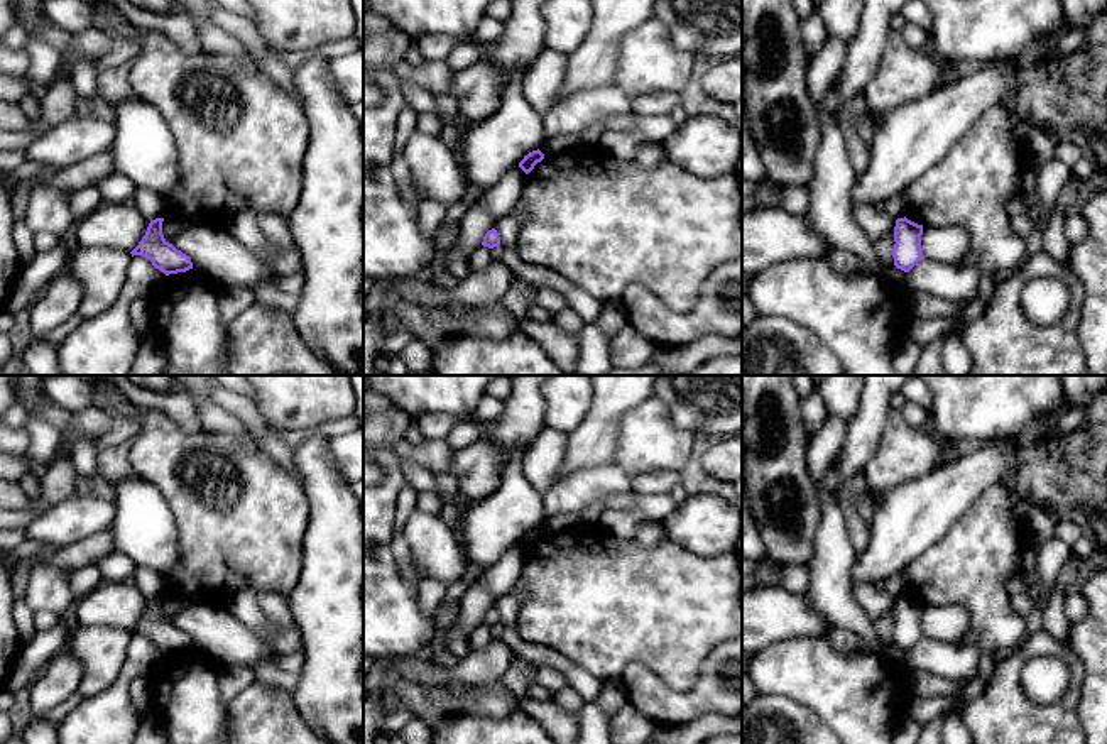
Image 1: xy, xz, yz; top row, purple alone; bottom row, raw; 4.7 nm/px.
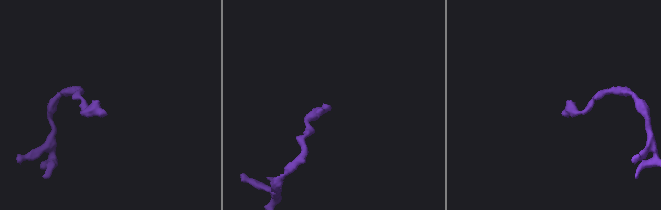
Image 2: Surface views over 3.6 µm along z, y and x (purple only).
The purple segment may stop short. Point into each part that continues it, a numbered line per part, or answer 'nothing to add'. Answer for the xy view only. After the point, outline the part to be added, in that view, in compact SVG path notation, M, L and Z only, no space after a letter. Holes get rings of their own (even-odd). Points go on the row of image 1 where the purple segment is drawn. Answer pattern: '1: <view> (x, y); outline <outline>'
nothing to add

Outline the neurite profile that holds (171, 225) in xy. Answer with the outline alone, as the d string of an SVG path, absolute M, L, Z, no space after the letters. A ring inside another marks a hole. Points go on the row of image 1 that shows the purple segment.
M167 215L162 222L162 235L166 242L172 243L174 237L186 227L188 223L177 216Z

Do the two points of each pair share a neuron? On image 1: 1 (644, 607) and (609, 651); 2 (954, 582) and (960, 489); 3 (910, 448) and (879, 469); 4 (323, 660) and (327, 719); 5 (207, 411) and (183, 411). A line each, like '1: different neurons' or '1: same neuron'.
1: same neuron
2: different neurons
3: same neuron
4: same neuron
5: different neurons

